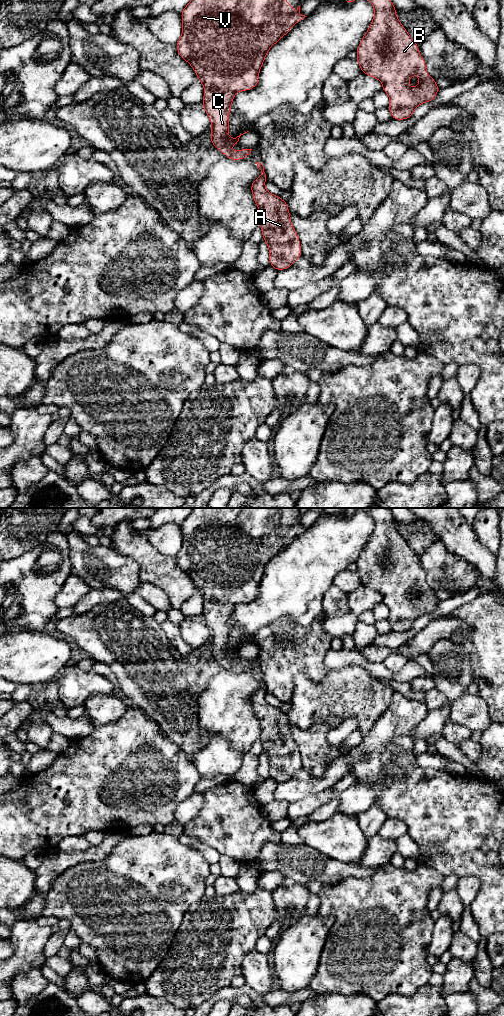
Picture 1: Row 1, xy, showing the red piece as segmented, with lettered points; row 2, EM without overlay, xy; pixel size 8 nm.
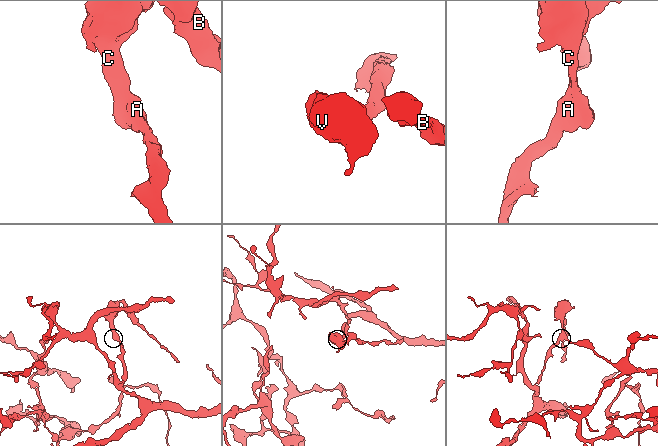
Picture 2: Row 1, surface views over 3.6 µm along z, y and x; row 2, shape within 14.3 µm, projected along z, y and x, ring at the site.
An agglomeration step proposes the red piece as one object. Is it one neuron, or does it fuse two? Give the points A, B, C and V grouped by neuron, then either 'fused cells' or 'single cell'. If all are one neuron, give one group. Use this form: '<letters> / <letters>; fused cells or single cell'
A B C V; single cell

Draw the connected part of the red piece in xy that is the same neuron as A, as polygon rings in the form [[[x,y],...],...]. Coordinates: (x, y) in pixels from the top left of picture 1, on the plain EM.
[[[256,676],[261,687],[252,693],[251,704],[261,727],[259,739],[269,761],[270,778],[285,782],[302,769],[299,748],[291,735],[287,713],[267,703],[264,678]]]

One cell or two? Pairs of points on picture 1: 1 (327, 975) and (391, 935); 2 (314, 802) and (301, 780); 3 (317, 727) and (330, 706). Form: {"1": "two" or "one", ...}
{"1": "one", "2": "two", "3": "two"}

